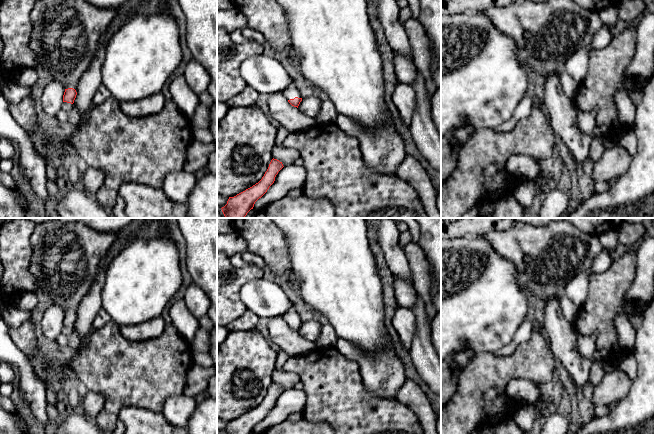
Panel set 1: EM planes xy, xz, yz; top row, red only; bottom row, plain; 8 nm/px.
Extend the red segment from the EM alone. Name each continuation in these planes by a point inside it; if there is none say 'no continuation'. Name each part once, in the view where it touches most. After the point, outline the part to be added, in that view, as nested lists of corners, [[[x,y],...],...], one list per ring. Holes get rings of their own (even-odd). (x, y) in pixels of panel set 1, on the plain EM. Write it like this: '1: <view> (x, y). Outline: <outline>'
1: xz (291, 315). Outline: [[[291,306],[291,308],[284,315],[282,315],[281,318],[287,324],[294,323],[295,321],[302,322],[299,314],[296,312],[293,306]]]

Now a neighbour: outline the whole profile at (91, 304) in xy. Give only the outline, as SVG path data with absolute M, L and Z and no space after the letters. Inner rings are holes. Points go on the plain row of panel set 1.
M106 268L97 274L96 279L90 287L88 293L81 300L74 324L81 341L93 330L92 323L98 312L102 309L102 289L105 282Z

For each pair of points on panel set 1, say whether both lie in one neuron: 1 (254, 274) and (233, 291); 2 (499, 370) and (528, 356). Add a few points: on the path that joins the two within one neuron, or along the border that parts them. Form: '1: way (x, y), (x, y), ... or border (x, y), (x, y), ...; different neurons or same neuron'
1: way (248, 274), (236, 285); same neuron
2: way (506, 368), (521, 363); same neuron

